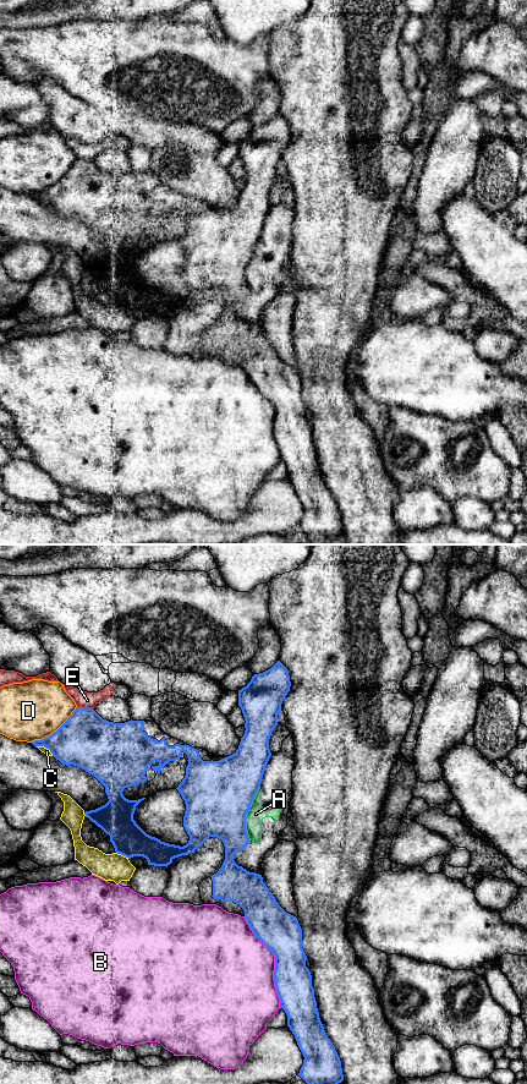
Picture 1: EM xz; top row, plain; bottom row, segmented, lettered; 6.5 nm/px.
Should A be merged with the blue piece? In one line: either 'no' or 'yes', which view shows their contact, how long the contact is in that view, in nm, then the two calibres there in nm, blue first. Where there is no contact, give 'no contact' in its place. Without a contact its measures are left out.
no; meets blue in xz; contact 360 nm long; 440 nm thick on the blue side, 120 nm on the other

